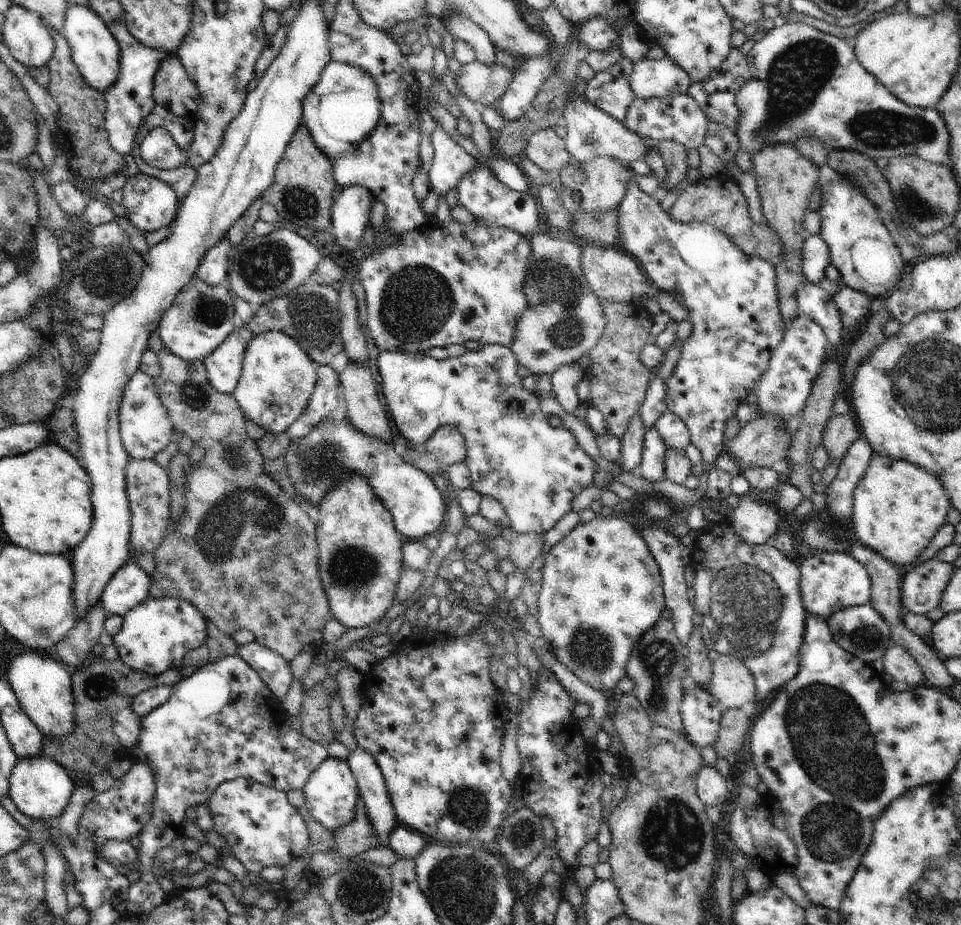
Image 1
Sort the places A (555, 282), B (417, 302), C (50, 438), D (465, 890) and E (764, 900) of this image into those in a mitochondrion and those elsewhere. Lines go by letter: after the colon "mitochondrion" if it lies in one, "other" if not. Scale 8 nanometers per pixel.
A: mitochondrion
B: mitochondrion
C: other
D: mitochondrion
E: other

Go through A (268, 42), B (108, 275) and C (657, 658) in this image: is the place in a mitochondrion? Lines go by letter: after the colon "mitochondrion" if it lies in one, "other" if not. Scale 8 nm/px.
A: other
B: mitochondrion
C: mitochondrion

